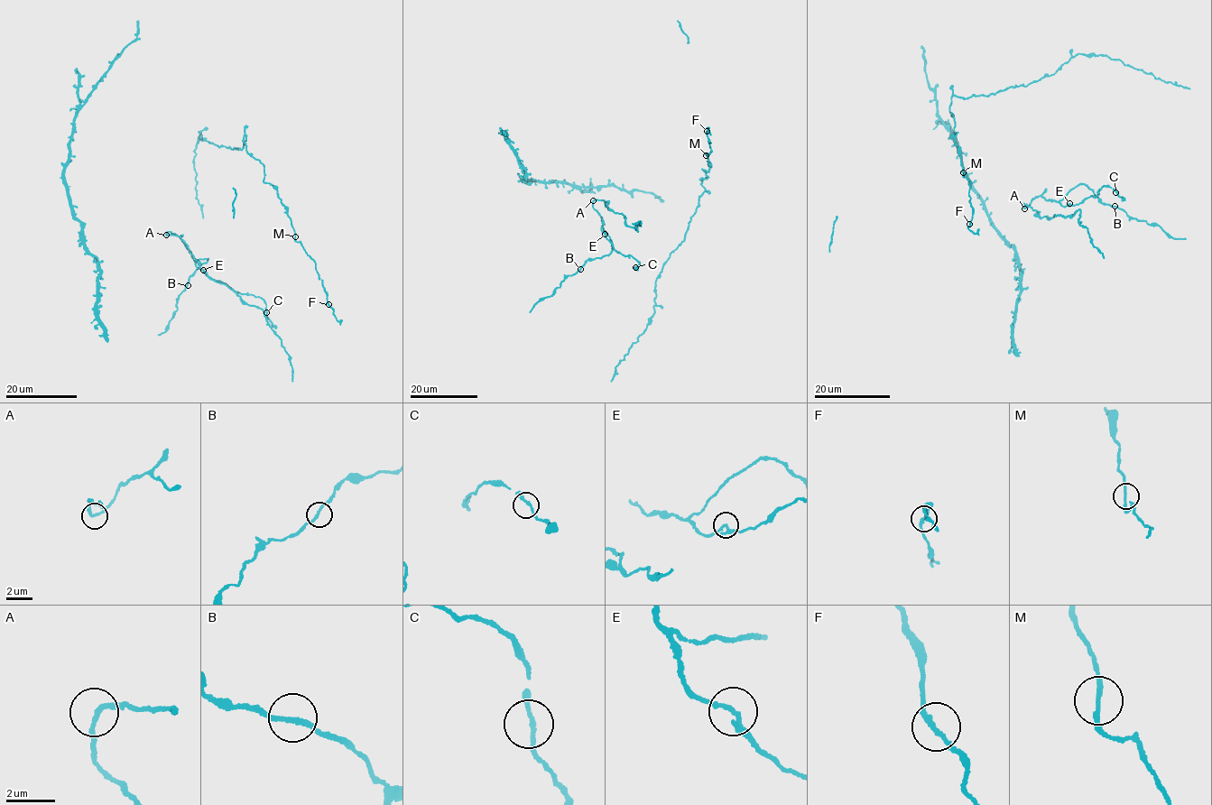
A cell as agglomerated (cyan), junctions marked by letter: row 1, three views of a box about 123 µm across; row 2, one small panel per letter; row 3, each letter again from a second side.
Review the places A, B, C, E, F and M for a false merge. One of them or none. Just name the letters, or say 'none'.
none

